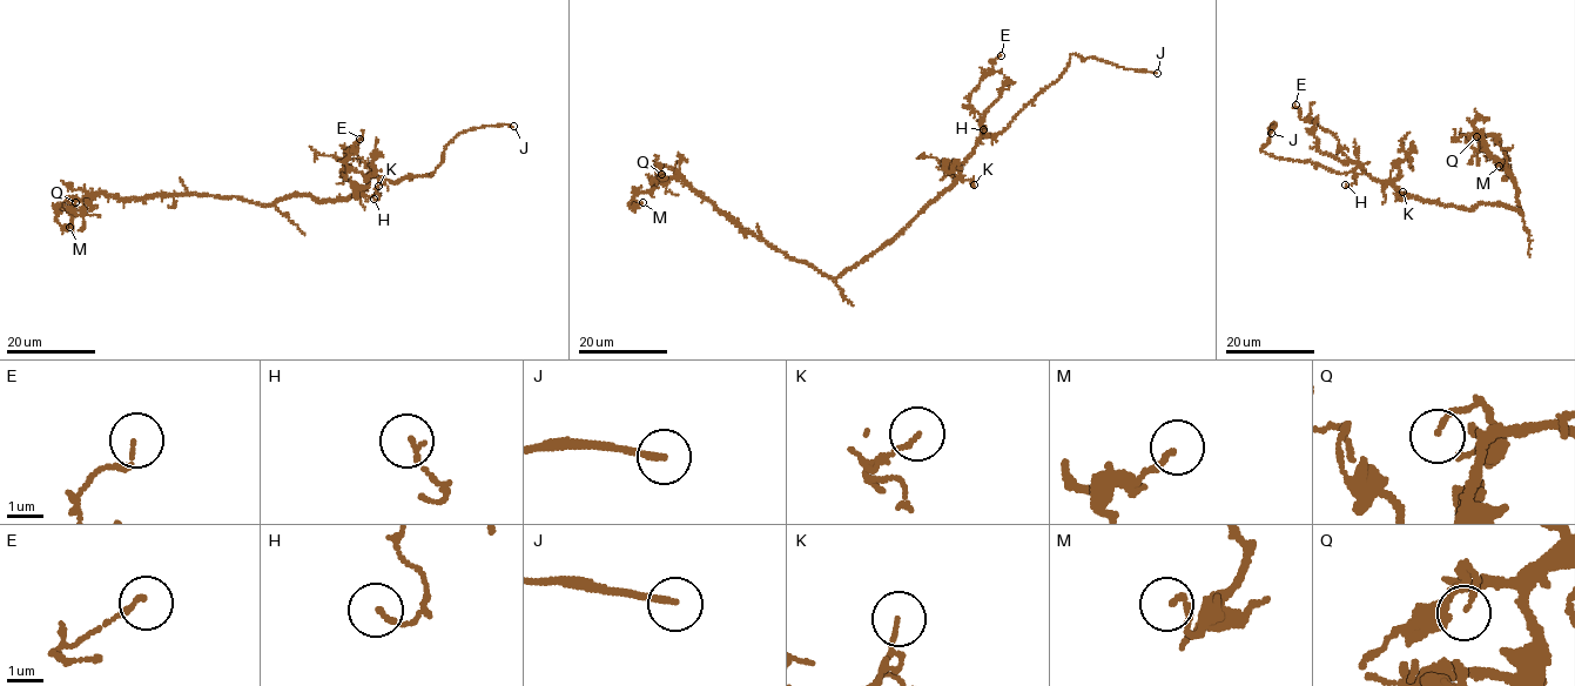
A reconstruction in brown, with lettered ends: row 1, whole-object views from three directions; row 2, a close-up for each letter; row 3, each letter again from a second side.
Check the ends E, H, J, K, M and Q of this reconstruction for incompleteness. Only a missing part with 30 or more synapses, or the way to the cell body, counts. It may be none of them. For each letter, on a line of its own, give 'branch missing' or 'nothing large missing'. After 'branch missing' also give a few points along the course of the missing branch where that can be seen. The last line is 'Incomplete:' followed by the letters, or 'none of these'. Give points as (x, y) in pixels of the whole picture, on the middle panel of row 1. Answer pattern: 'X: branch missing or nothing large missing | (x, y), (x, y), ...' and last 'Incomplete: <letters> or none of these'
E: nothing large missing
H: nothing large missing
J: branch missing | (1157, 73), (1195, 82)
K: nothing large missing
M: nothing large missing
Q: nothing large missing
Incomplete: J

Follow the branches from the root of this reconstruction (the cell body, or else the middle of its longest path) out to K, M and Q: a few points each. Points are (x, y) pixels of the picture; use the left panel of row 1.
K: (322, 202), (363, 193), (371, 197), (378, 186)
M: (322, 202), (302, 194), (261, 204), (189, 194), (123, 200), (102, 193), (61, 204), (56, 219), (69, 227)
Q: (322, 202), (302, 194), (261, 204), (236, 197), (189, 194), (123, 200), (102, 193), (76, 199), (75, 202)

